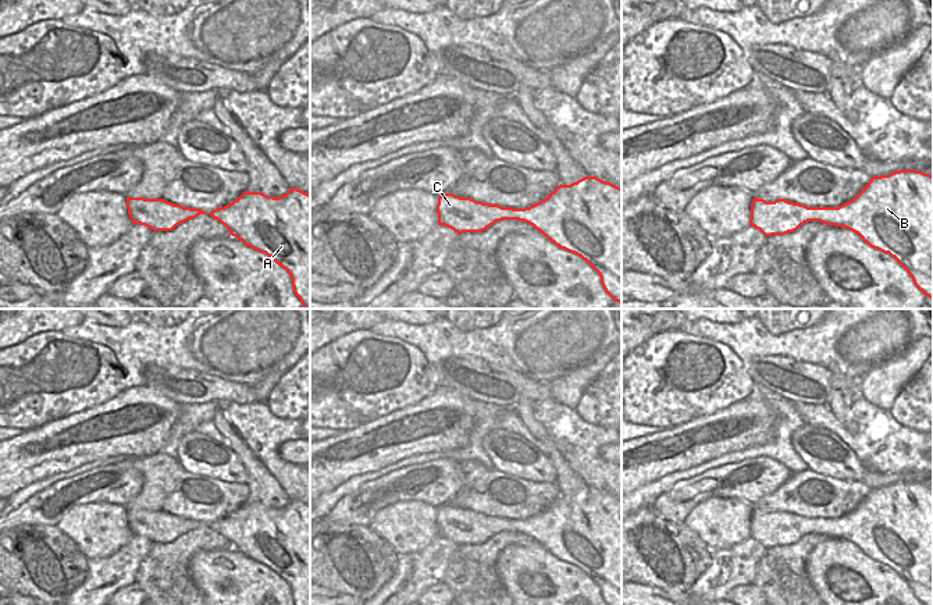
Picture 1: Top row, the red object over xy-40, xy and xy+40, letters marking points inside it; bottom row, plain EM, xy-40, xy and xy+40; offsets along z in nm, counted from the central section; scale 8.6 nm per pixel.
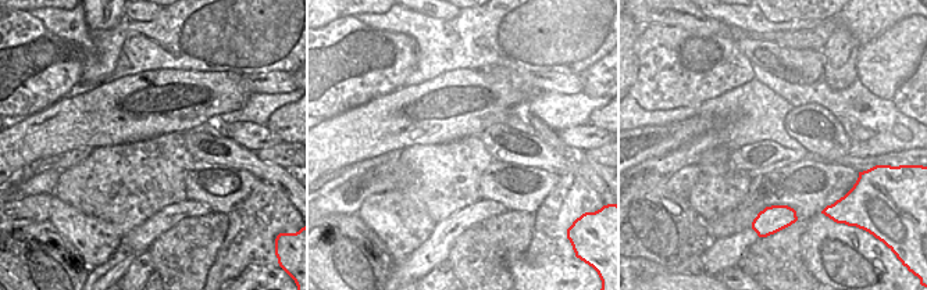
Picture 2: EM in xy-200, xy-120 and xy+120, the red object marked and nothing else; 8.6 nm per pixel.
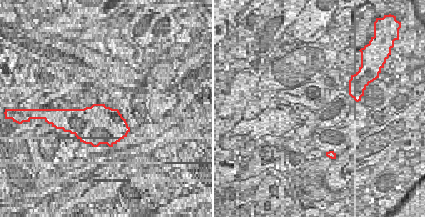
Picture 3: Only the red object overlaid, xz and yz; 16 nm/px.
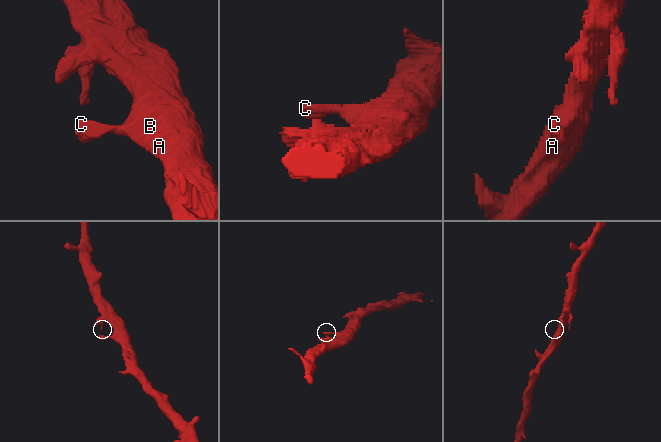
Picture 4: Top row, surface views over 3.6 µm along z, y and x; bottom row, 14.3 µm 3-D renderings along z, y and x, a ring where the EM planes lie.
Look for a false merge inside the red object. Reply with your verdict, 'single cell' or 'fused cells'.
single cell

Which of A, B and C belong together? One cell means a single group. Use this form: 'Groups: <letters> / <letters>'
Groups: A B C

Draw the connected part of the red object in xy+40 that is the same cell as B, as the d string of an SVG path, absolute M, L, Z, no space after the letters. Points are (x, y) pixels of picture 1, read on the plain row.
M900 481L872 488L852 512L838 519L808 519L786 510L766 513L758 509L751 515L749 537L765 548L794 544L808 533L844 538L858 545L870 559L894 569L919 602L933 605L933 487Z

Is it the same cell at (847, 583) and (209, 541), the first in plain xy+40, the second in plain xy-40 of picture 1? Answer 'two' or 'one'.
two

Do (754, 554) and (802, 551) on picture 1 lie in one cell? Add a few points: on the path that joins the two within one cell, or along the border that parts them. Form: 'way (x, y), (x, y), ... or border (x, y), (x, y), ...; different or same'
border (766, 548), (752, 583); different

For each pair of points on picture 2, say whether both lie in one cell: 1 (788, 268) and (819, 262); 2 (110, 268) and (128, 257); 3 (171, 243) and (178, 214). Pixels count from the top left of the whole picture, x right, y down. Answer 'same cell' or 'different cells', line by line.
1: different cells
2: same cell
3: different cells

